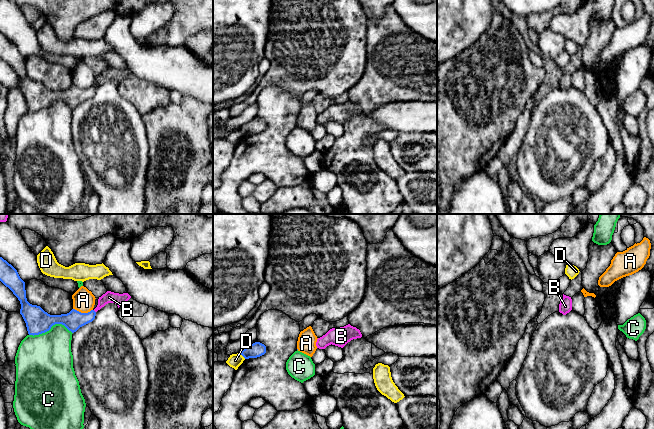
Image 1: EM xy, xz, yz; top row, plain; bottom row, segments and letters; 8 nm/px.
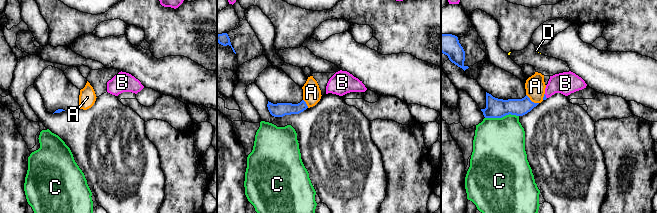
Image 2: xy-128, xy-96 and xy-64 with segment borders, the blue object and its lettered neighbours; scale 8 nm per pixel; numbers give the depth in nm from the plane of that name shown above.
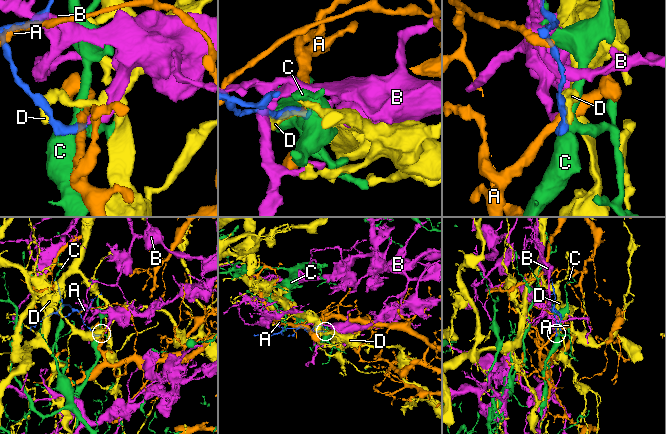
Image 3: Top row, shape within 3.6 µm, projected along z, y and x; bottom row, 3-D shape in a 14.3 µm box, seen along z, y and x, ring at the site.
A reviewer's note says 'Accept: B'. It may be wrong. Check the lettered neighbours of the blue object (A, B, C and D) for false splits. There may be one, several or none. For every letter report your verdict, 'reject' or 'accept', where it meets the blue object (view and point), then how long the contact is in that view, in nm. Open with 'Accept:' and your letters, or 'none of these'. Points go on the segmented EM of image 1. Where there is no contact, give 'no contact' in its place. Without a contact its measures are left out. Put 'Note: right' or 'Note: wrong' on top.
Note: right
Accept: B
A: reject; meets blue in xy at (83, 313); contact 160 nm long
B: accept; meets blue in xy at (94, 311); contact 30 nm long
C: reject; meets blue in xy at (50, 328); contact 360 nm long
D: reject; meets blue in xz at (242, 355); contact 70 nm long

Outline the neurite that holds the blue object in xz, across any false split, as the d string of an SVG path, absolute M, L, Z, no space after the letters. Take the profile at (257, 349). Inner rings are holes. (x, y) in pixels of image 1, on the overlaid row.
M255 342L243 349L240 354L245 358L257 358L266 353L266 346L260 342Z

